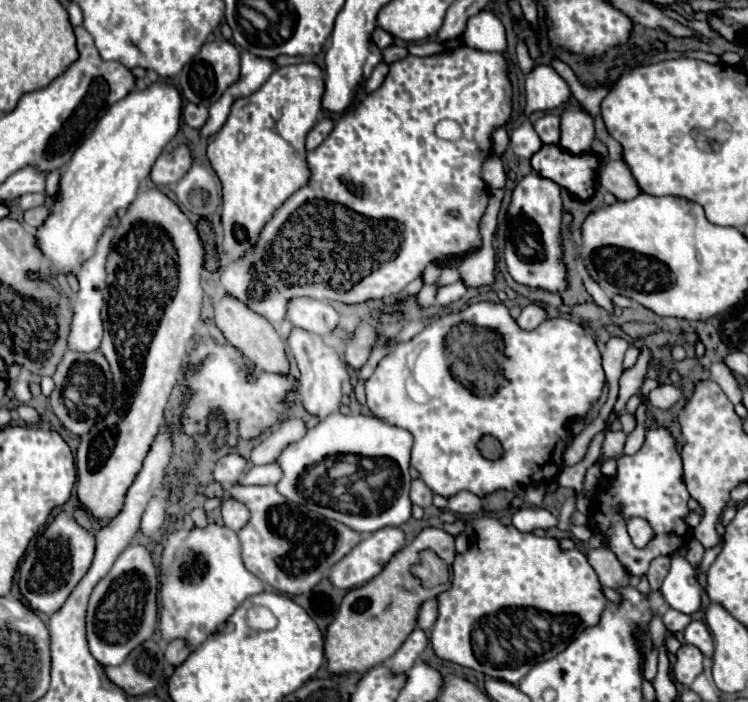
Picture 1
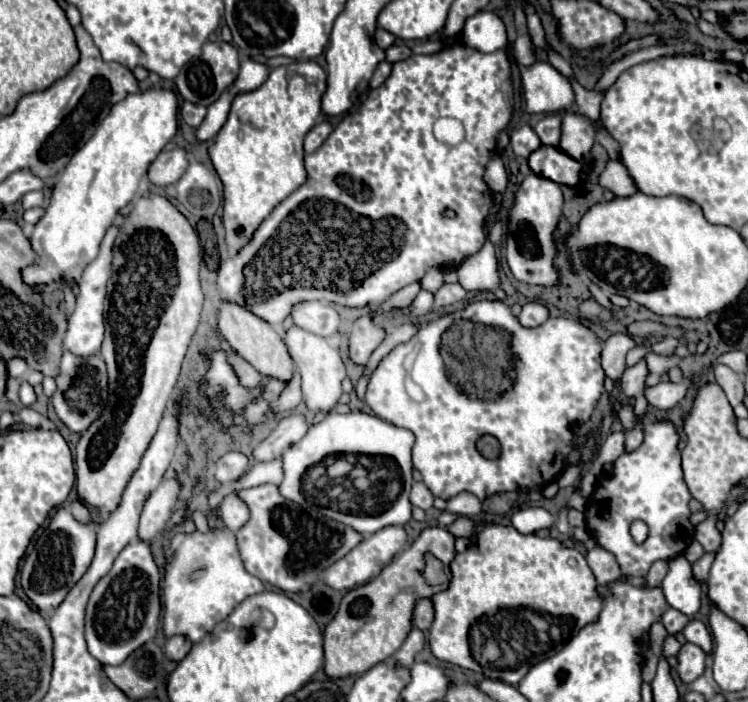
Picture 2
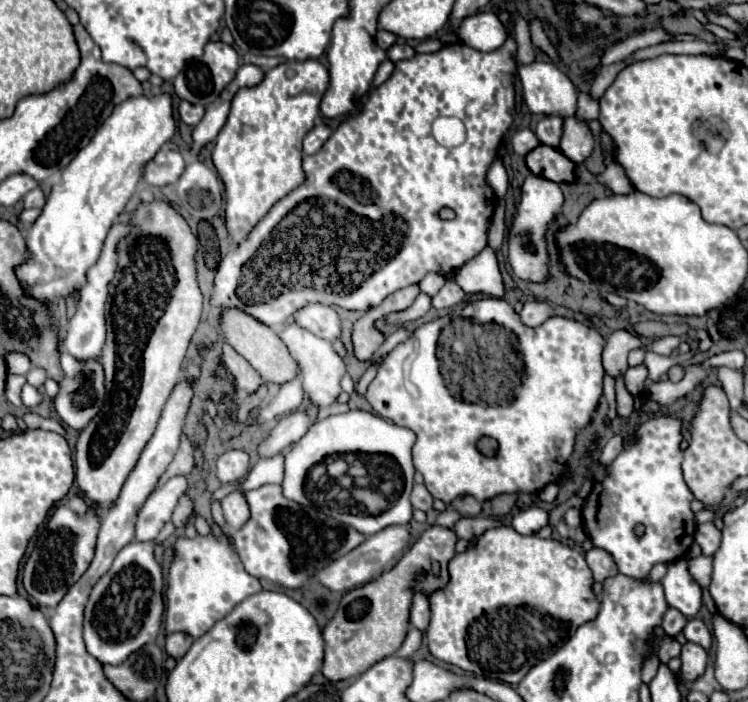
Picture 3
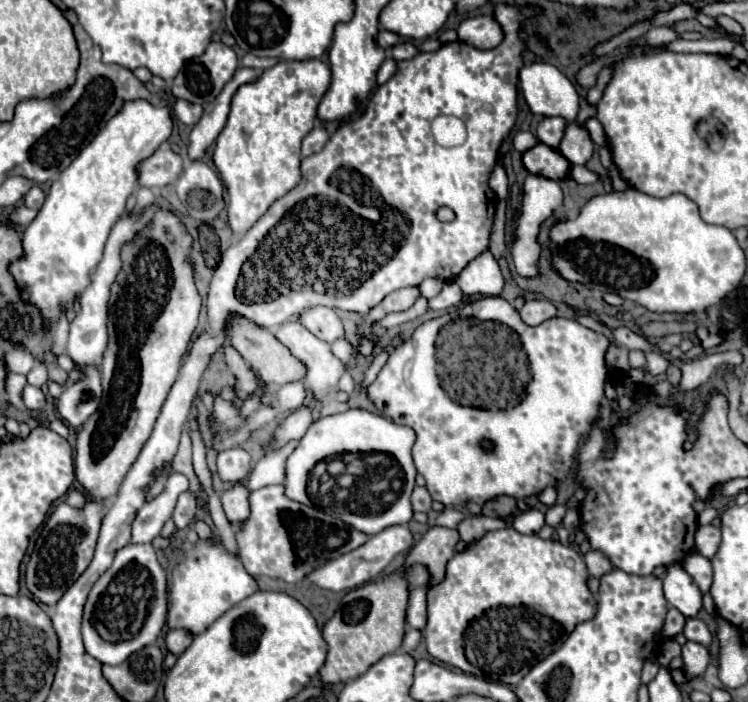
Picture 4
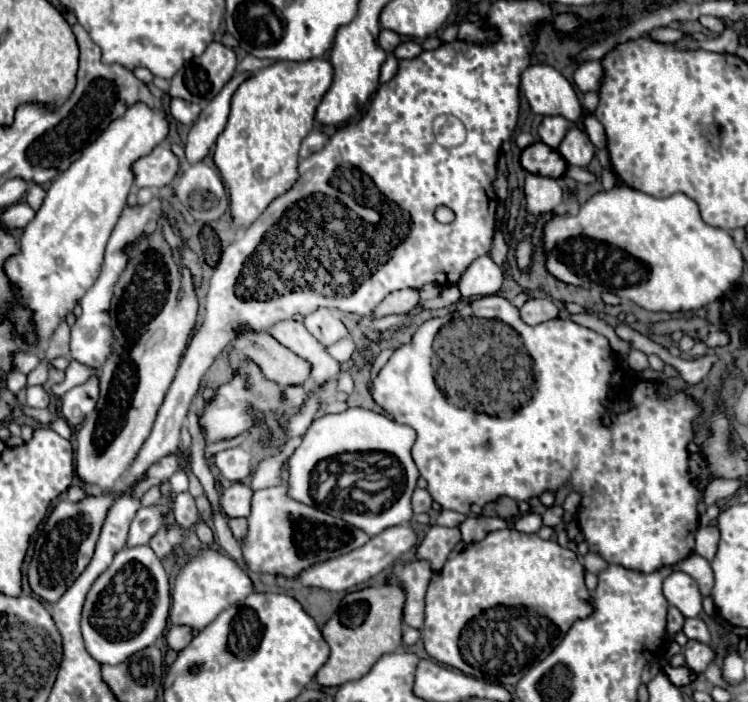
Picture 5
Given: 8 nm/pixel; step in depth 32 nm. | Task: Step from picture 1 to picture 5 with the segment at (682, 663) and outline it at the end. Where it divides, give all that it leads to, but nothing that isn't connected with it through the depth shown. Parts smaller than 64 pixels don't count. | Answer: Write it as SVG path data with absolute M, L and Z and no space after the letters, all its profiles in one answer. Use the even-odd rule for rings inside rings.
M692 640L686 642L686 646L682 648L682 654L686 658L686 668L694 674L702 674L714 658L714 652L710 646L702 642L692 642Z

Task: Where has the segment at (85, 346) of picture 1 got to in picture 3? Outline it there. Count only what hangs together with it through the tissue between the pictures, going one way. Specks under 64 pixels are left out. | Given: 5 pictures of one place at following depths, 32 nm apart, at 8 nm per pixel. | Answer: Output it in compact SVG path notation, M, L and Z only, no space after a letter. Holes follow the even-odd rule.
M114 224L104 240L102 254L96 260L94 266L88 268L86 272L86 282L78 292L78 306L76 314L68 320L68 332L64 340L66 352L70 352L74 358L88 360L88 358L98 358L102 348L104 348L104 338L106 338L106 328L104 328L104 302L108 298L108 282L112 280L112 274L116 272L116 238L120 234L128 234L128 224Z

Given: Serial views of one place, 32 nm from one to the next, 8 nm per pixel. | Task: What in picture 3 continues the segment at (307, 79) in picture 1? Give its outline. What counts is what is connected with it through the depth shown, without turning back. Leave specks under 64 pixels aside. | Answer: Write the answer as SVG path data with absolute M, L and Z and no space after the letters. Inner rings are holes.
M318 60L286 62L266 72L266 78L254 88L242 88L234 100L224 128L212 148L212 162L226 190L226 230L230 246L236 248L252 228L270 212L270 208L304 182L302 140L320 116L320 98L328 88L328 70Z

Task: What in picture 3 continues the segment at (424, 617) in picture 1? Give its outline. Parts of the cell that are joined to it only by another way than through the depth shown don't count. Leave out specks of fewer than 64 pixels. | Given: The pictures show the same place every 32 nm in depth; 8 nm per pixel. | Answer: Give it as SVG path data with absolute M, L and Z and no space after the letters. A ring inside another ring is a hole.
M416 592L412 600L412 610L410 610L410 624L422 632L426 632L430 624L430 602L424 594Z

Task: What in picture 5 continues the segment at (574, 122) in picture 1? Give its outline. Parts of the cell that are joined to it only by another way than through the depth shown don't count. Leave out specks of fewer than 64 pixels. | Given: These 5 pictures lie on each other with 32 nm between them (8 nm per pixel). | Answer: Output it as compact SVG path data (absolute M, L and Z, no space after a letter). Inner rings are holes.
M572 126L566 132L564 140L560 142L558 152L564 156L564 160L570 166L582 166L582 168L586 168L588 162L594 156L594 144L590 142L590 138L588 138L588 134L584 130L580 130L578 126Z

